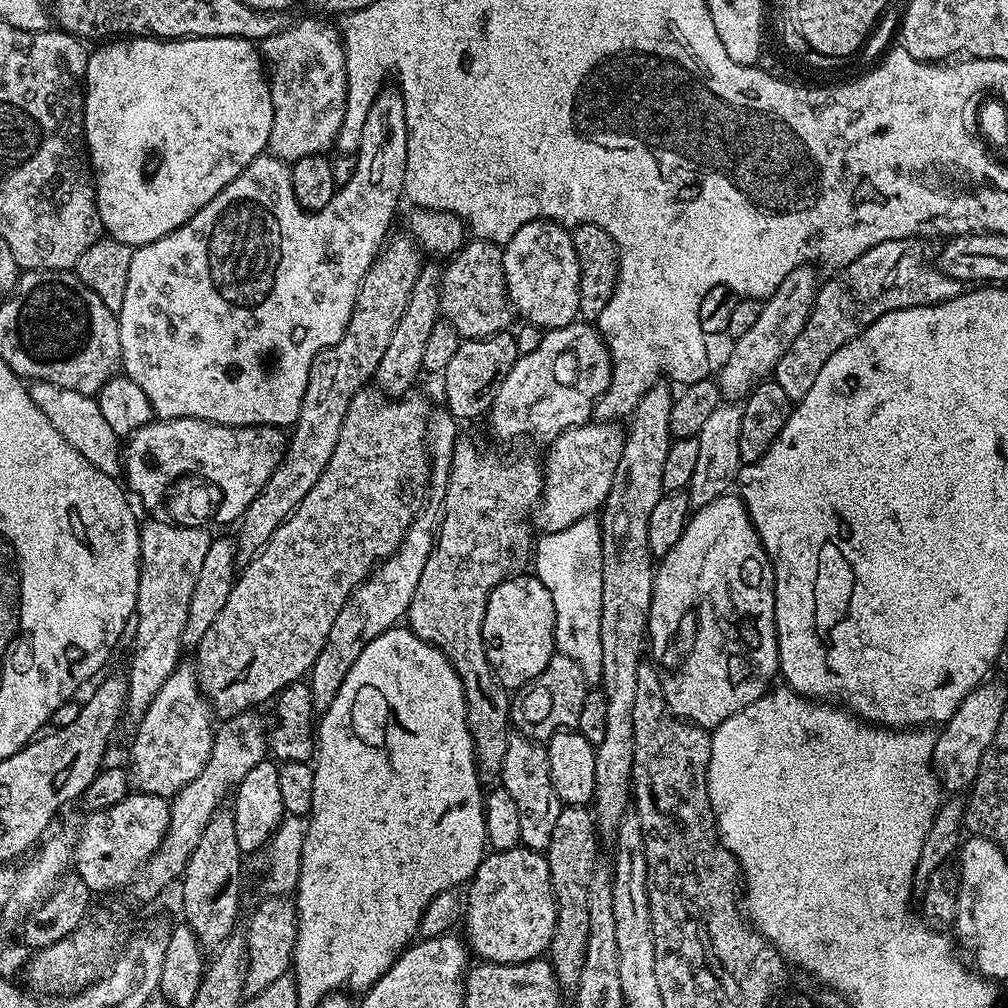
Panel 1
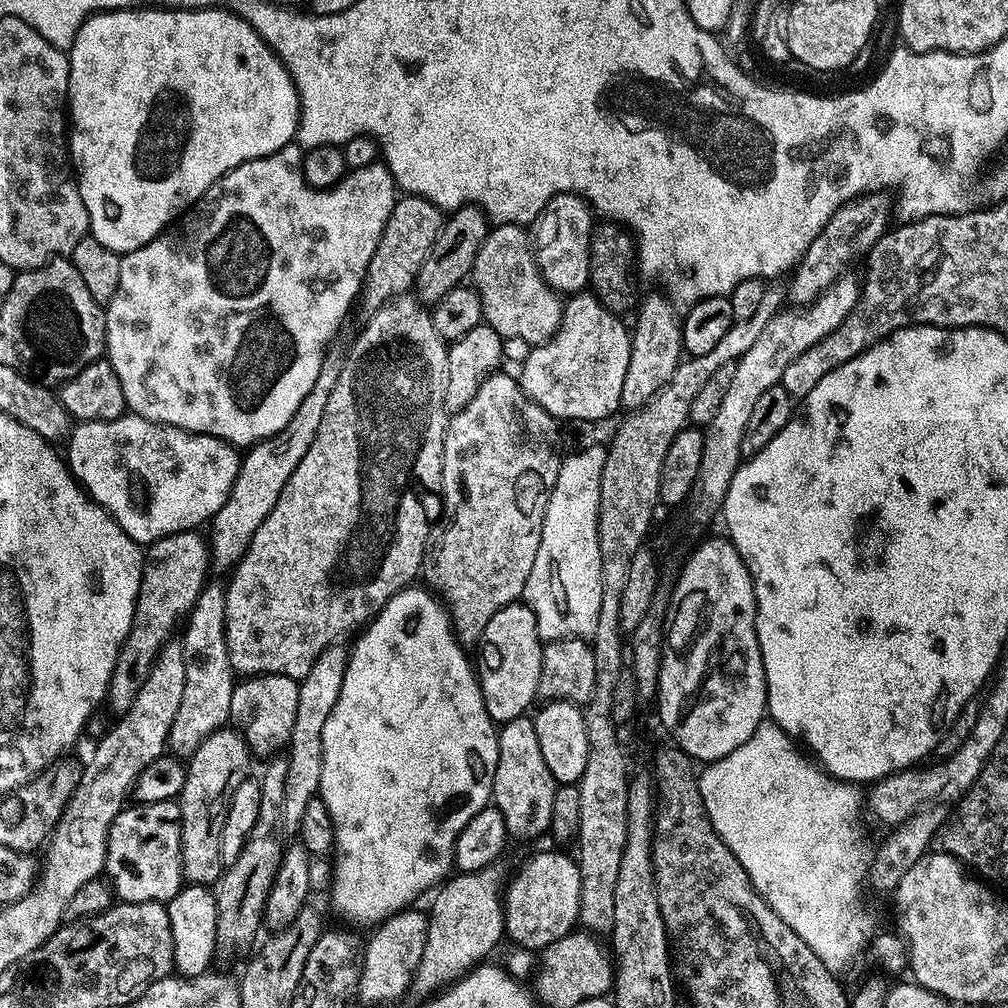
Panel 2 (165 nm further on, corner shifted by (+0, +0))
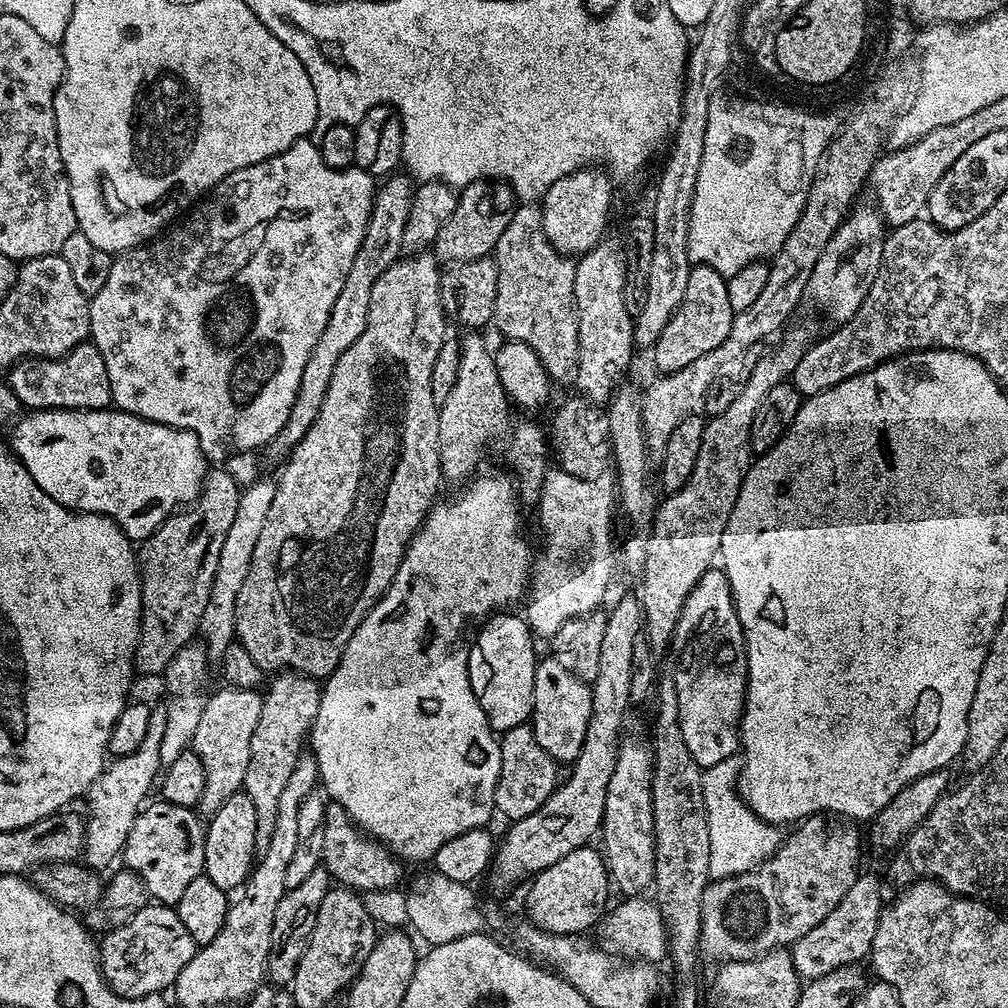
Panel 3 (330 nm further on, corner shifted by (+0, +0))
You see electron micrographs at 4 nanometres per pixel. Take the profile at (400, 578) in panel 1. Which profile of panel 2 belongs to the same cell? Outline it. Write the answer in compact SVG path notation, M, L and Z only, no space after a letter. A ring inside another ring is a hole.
M343 643L329 644L318 654L314 666L305 674L303 680L299 681L298 711L294 718L294 730L290 734L290 742L286 749L286 795L282 797L282 822L284 832L290 834L299 833L302 813L310 803L310 798L318 795L320 783L322 782L322 730L326 730L326 718L330 718L330 710L334 710L334 702L338 702L338 694L342 690L342 678L346 678L348 669L349 649L343 648Z

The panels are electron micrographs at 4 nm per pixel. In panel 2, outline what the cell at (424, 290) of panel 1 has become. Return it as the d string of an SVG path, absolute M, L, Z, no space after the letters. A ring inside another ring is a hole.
M465 204L457 208L445 219L438 238L432 243L426 262L422 262L422 270L416 276L414 296L425 306L437 304L450 290L461 287L471 277L474 258L488 237L490 221L475 204Z

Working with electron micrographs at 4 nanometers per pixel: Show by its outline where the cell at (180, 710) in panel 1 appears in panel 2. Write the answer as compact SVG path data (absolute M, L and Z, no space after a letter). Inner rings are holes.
M205 583L183 625L186 686L182 686L182 702L178 706L178 714L174 714L174 726L170 726L168 735L168 748L180 758L192 756L207 736L220 731L230 720L234 673L224 633L226 588L223 583L212 583Z

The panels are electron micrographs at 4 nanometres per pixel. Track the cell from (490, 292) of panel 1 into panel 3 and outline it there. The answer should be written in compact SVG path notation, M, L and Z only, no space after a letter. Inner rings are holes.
M524 202L517 207L510 226L498 238L494 259L498 266L494 328L504 335L505 341L517 340L534 350L553 381L571 381L580 357L574 302L576 266L573 257L563 256L546 238L544 214L535 203Z

